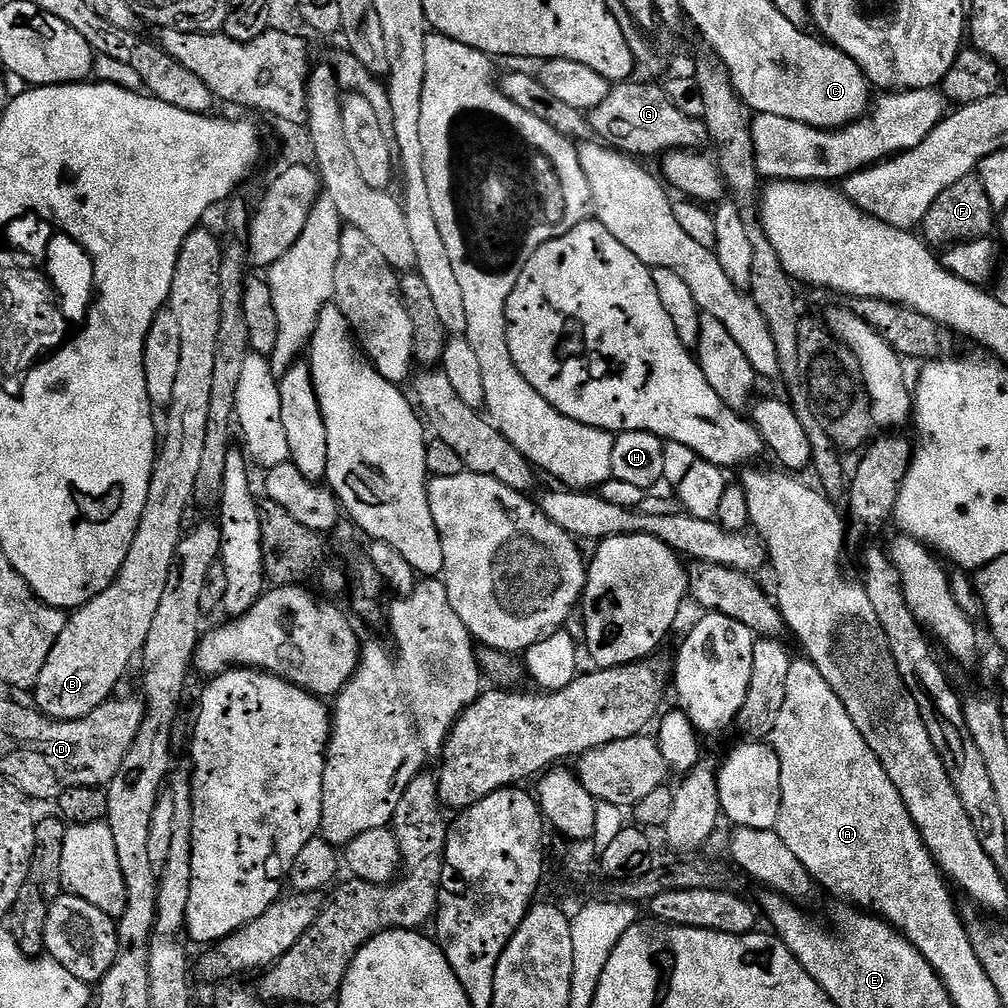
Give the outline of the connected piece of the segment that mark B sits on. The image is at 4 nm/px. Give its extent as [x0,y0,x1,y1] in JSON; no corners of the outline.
[34,226,224,720]

